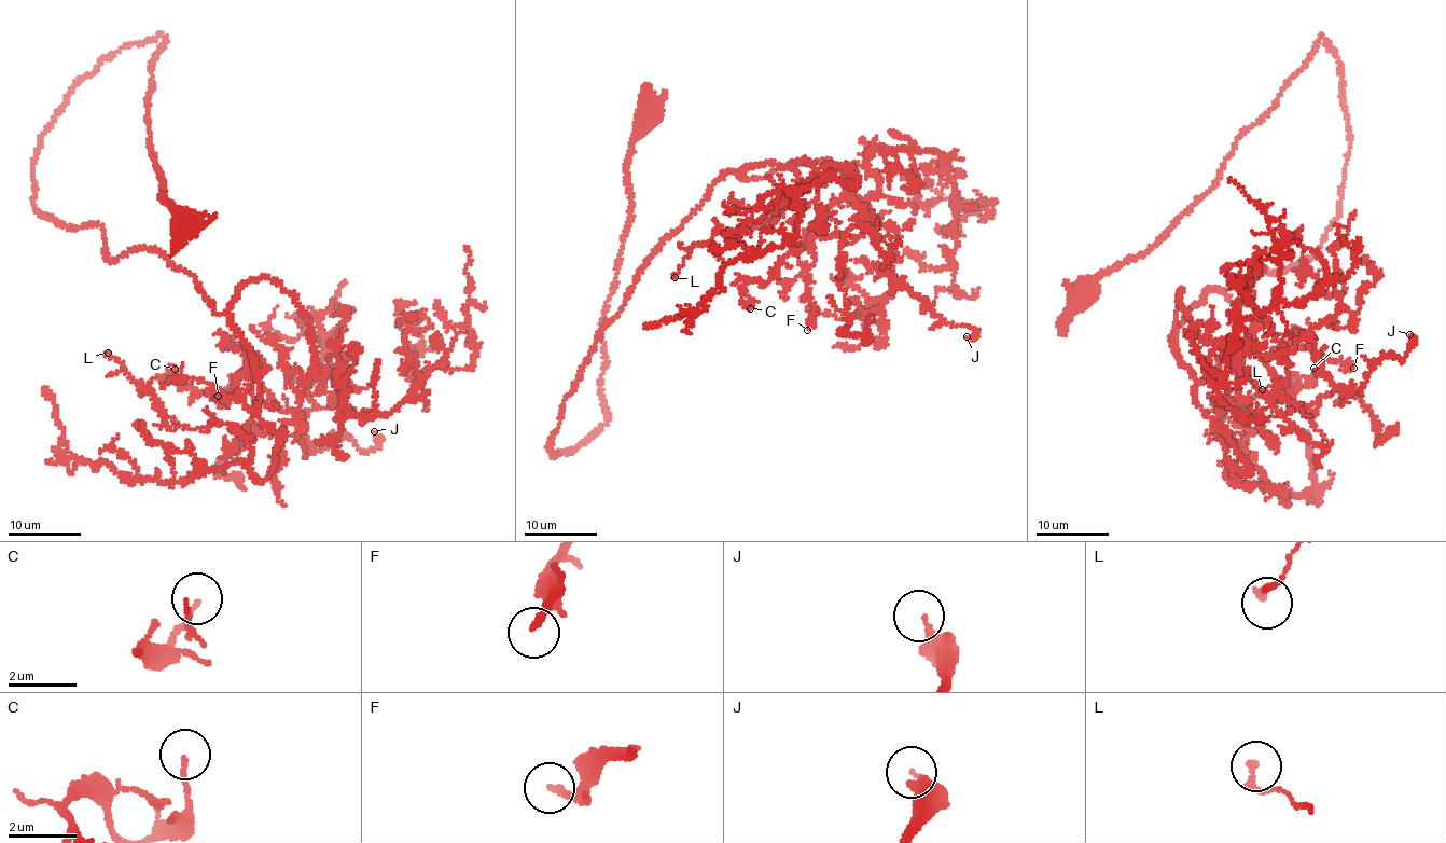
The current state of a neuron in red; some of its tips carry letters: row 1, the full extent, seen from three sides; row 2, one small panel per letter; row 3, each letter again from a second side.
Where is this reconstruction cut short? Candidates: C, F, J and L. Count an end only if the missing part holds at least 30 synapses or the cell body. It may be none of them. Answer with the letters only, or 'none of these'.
F

